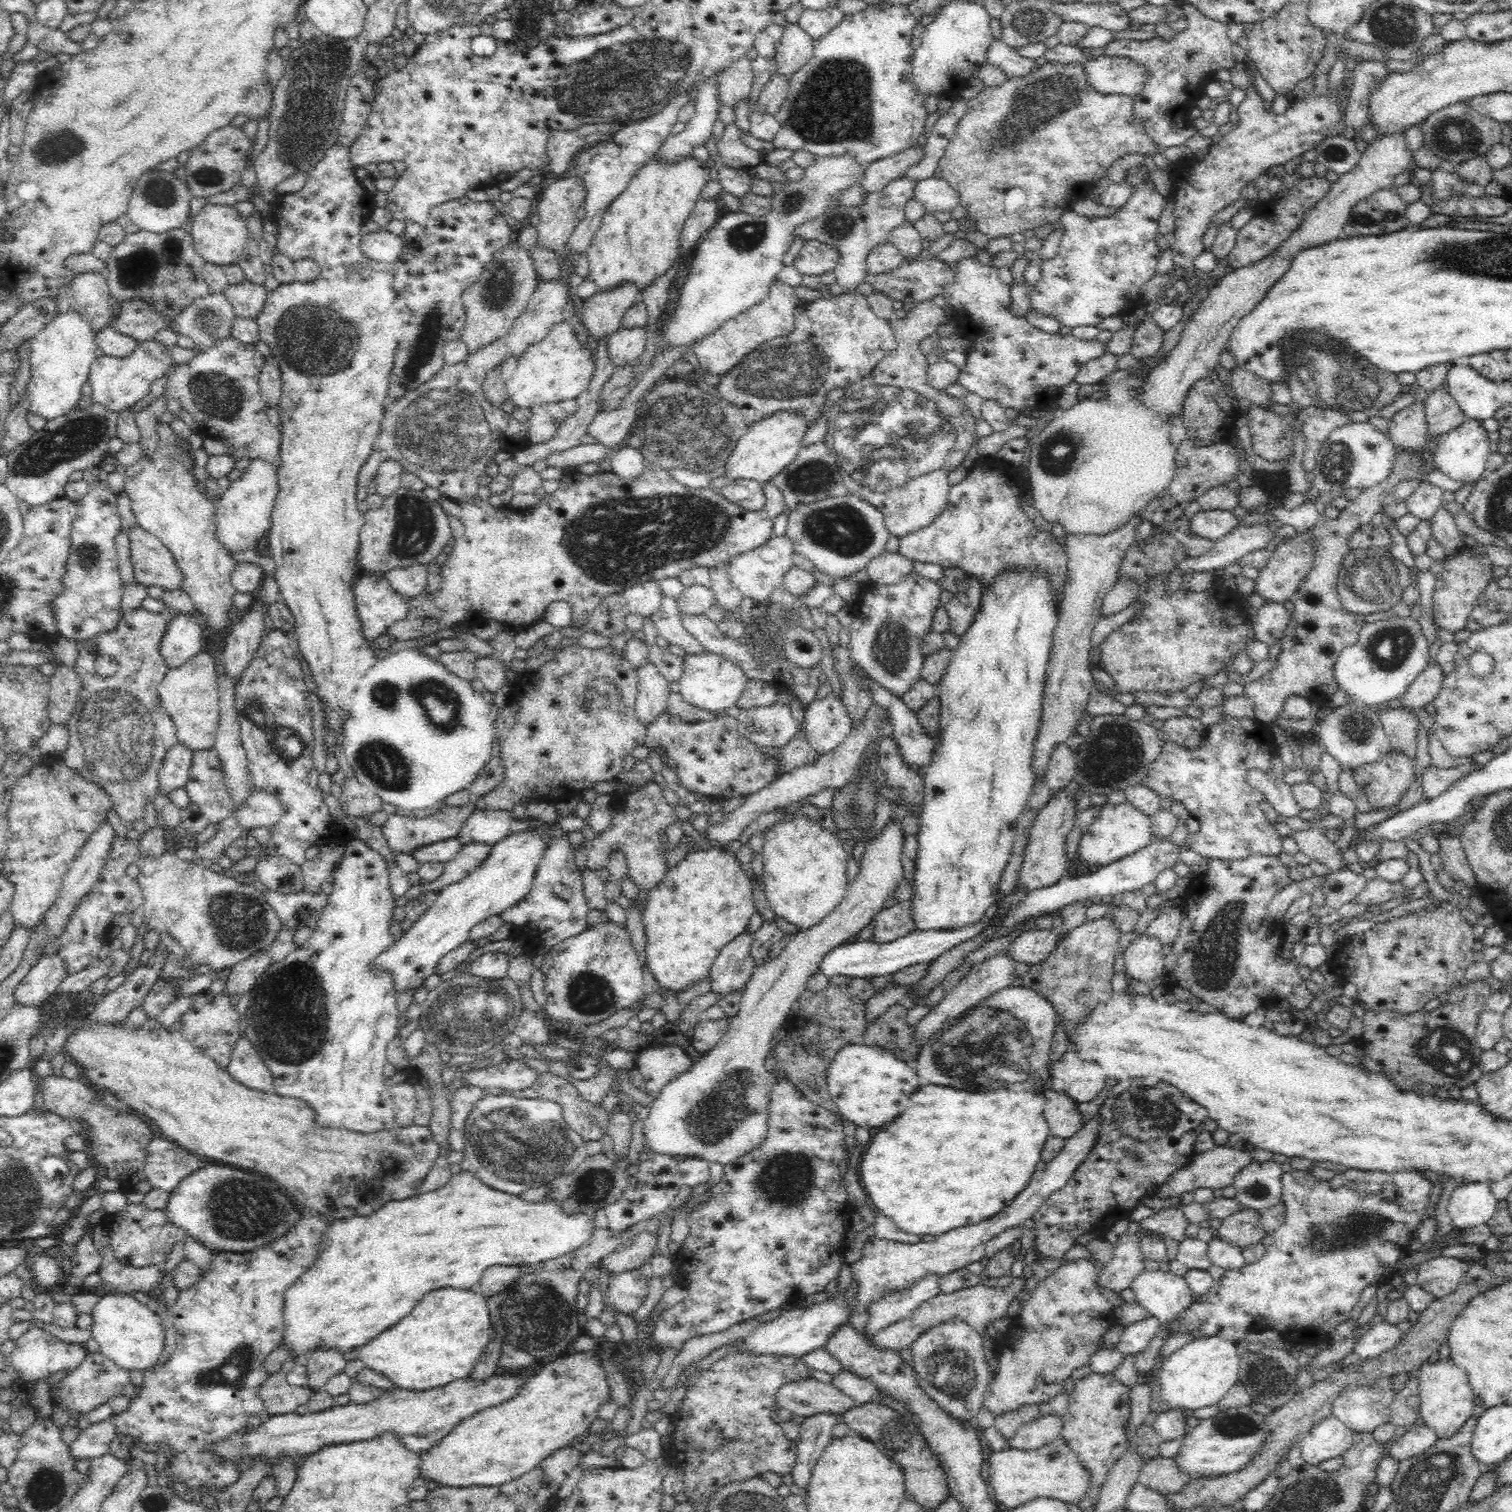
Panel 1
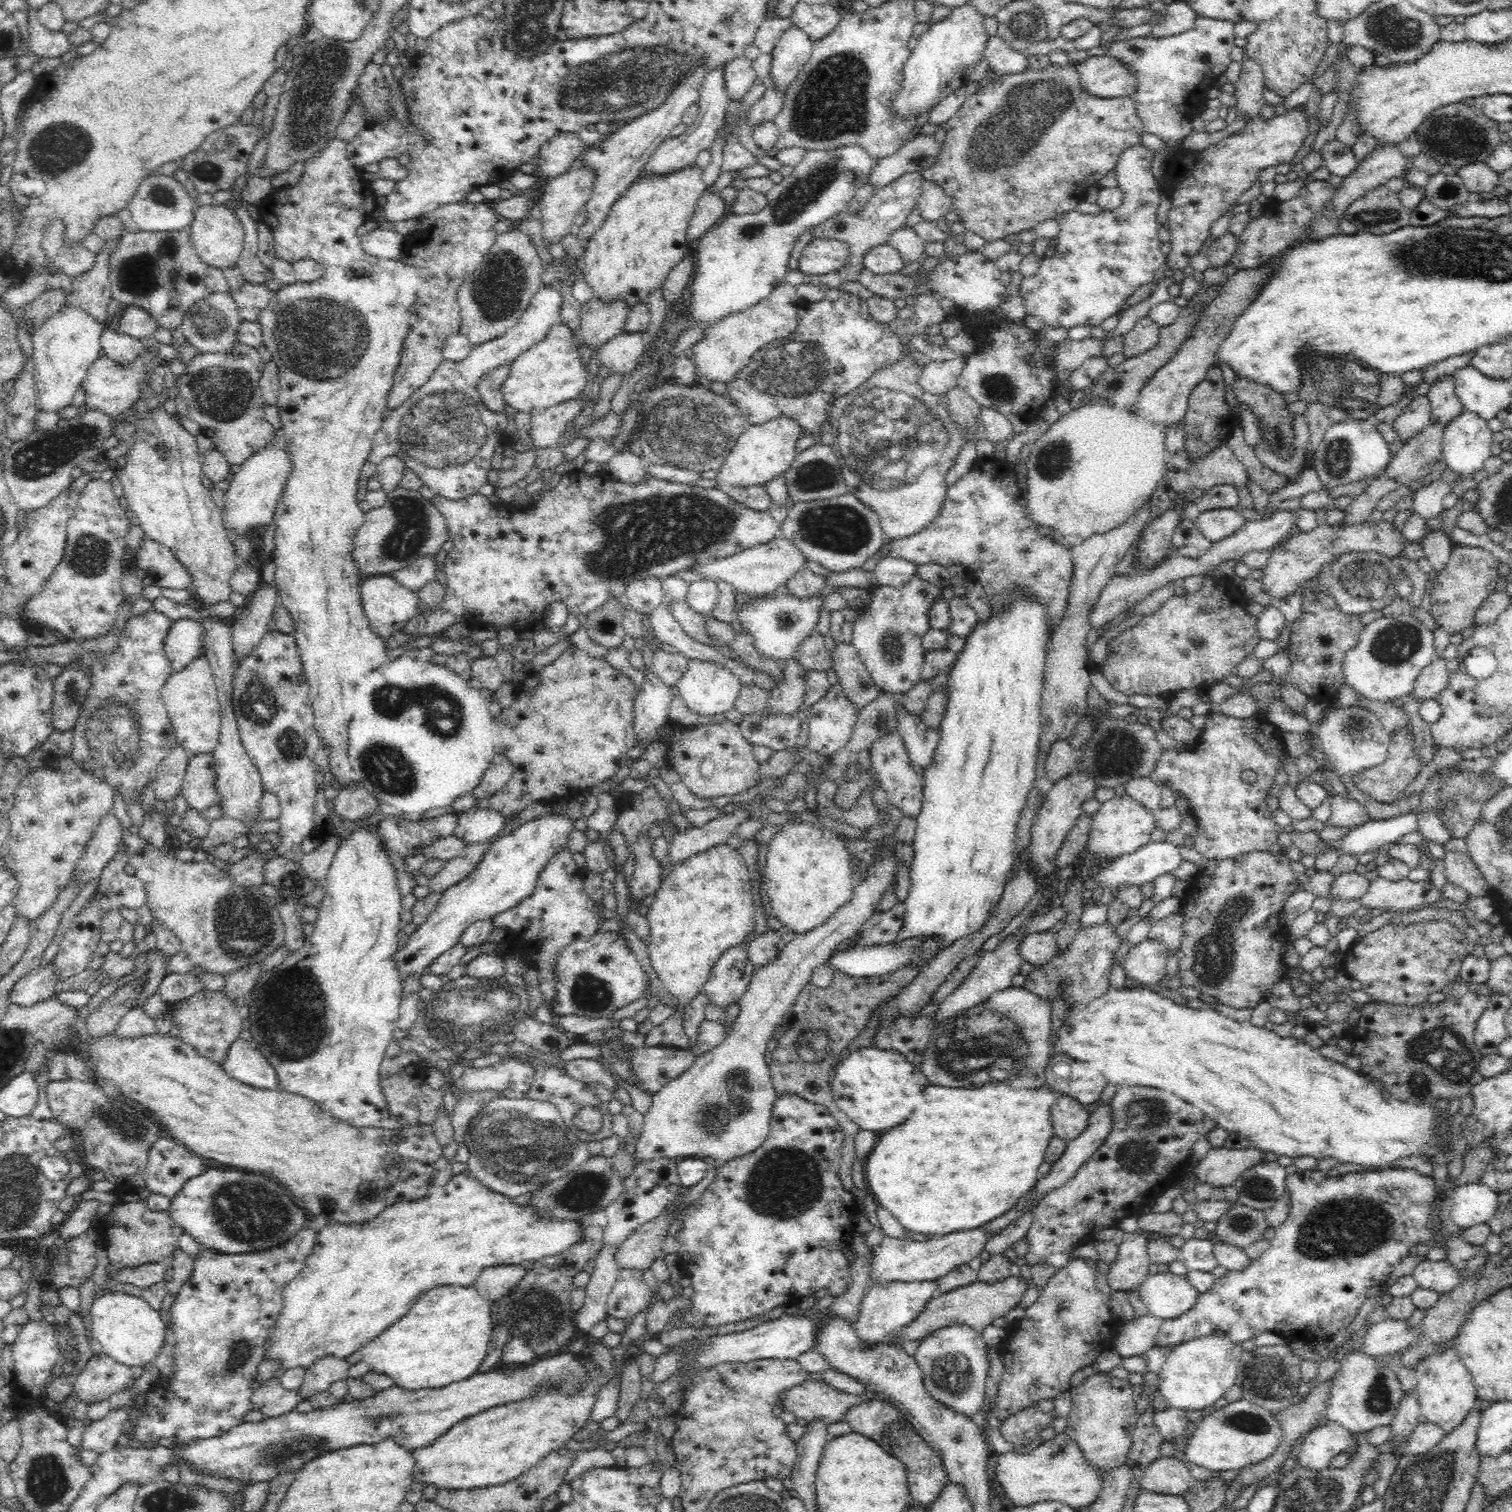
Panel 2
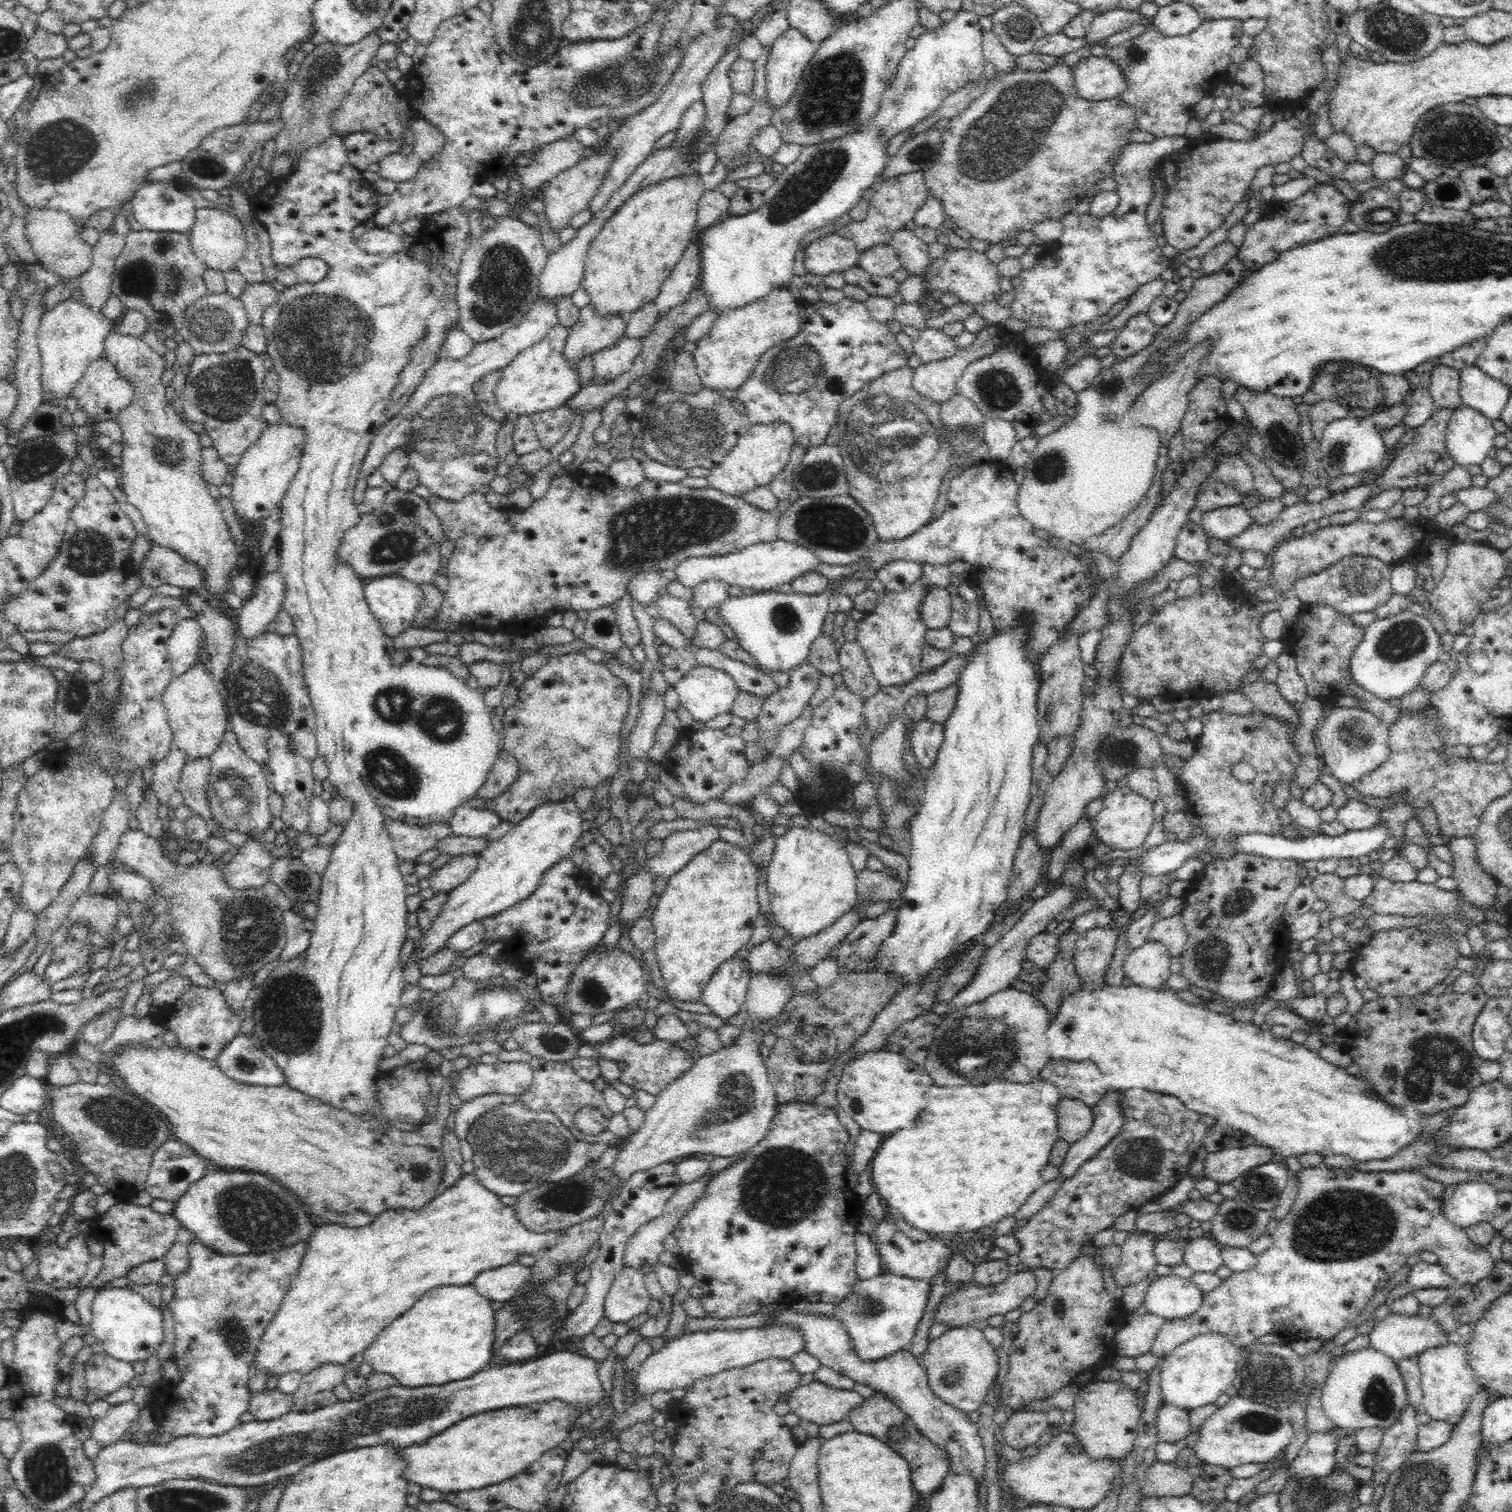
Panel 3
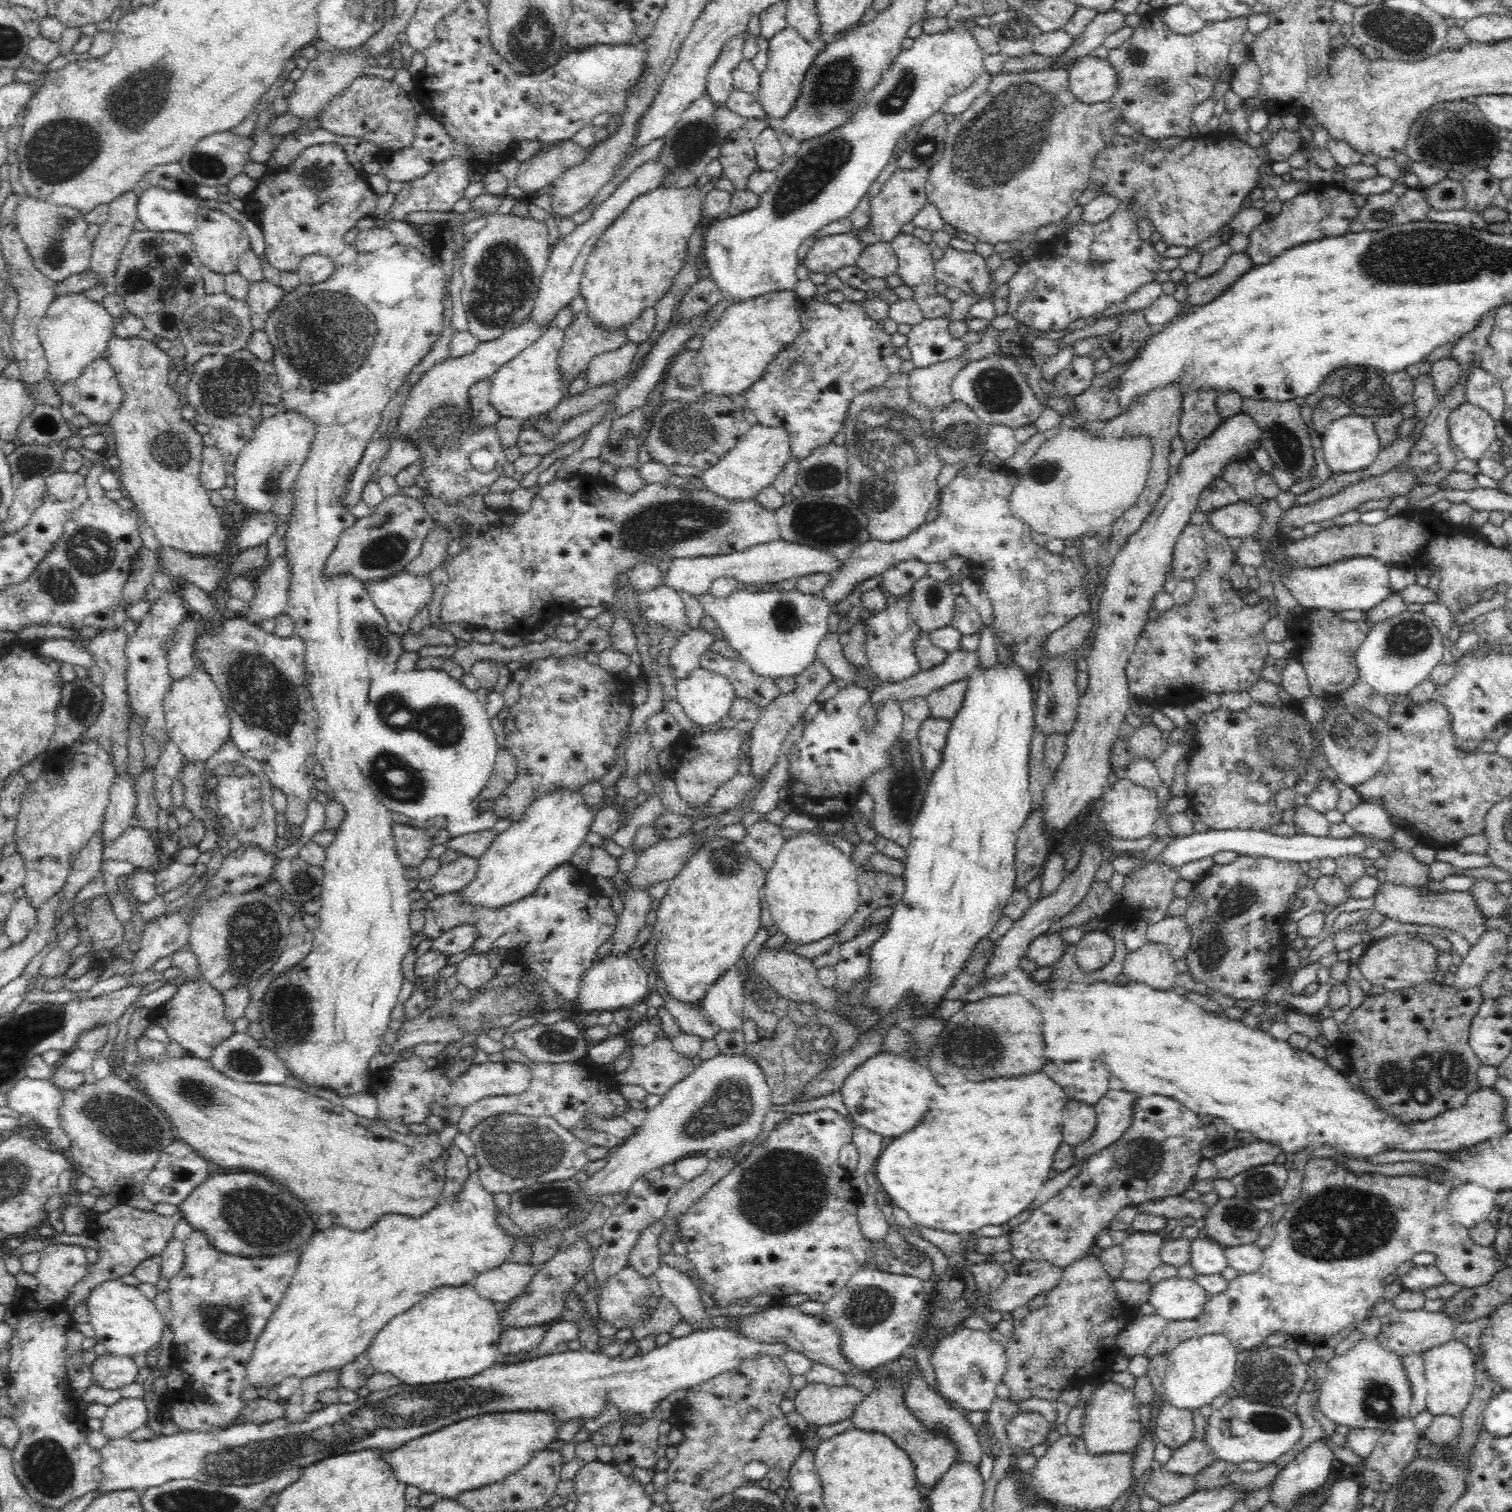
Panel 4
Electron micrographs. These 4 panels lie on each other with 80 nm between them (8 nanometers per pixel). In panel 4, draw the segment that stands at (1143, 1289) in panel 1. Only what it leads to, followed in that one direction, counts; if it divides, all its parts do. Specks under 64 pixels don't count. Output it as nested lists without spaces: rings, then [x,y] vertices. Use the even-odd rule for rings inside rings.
[[[1176,1276],[1151,1286],[1149,1304],[1167,1321],[1192,1320],[1204,1310],[1208,1298],[1194,1278]]]

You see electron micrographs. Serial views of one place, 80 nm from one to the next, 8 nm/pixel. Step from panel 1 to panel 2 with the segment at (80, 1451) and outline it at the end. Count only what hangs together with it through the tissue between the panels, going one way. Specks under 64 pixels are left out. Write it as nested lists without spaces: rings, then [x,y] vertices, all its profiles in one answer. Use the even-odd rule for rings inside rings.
[[[133,1406],[113,1409],[102,1420],[92,1421],[82,1434],[82,1443],[78,1447],[81,1450],[92,1450],[96,1454],[102,1454],[117,1445],[119,1436],[126,1432],[129,1416],[133,1413]]]

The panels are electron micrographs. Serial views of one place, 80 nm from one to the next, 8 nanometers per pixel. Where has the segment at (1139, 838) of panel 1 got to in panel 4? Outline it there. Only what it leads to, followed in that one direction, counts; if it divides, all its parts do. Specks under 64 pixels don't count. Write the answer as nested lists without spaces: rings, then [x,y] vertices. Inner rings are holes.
[[[1118,779],[1103,792],[1104,804],[1099,815],[1105,830],[1112,838],[1138,840],[1151,834],[1158,810],[1158,797],[1155,790],[1142,788],[1131,780]]]

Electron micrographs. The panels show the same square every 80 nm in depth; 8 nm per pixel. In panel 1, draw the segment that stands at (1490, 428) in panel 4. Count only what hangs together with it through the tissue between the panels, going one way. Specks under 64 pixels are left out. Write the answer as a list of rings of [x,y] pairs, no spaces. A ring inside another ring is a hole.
[[[1466,417],[1466,420],[1458,428],[1437,438],[1431,461],[1436,470],[1443,472],[1452,480],[1473,484],[1486,474],[1485,464],[1492,453],[1489,447],[1490,443],[1488,432],[1482,428],[1481,421]]]

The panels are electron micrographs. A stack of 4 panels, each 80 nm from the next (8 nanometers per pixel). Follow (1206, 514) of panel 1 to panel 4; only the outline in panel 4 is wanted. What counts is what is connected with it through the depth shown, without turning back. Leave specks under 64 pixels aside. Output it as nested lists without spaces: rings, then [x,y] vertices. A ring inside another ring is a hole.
[[[1239,500],[1208,514],[1207,522],[1228,538],[1248,539],[1258,532],[1263,521],[1254,503]]]

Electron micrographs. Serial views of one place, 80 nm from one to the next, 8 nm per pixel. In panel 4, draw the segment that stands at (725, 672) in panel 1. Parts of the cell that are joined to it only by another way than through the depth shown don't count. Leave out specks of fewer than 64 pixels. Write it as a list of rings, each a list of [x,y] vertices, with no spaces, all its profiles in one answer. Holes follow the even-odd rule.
[[[699,667],[683,679],[676,681],[676,699],[682,706],[688,719],[701,727],[715,725],[721,722],[729,714],[733,700],[735,699],[732,683],[721,674],[705,670]]]

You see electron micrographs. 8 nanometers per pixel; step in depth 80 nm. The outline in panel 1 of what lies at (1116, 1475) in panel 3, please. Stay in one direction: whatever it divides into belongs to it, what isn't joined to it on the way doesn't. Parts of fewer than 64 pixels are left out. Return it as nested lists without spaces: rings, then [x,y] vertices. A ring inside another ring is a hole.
[[[1058,1436],[1054,1442],[1036,1448],[1036,1450],[1021,1451],[1017,1448],[1007,1448],[993,1451],[988,1457],[987,1484],[992,1488],[992,1499],[996,1504],[1004,1504],[1006,1508],[1018,1508],[1030,1500],[1037,1498],[1053,1498],[1063,1503],[1077,1504],[1090,1486],[1090,1473],[1081,1465],[1077,1454],[1067,1445],[1067,1442]]]

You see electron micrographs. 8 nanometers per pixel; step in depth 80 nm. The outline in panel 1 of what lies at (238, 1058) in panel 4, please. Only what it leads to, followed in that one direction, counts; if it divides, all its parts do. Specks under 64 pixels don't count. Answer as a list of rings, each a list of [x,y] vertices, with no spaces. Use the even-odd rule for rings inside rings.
[[[245,1036],[240,1037],[232,1048],[227,1072],[232,1079],[247,1088],[268,1094],[275,1093],[270,1070]]]

